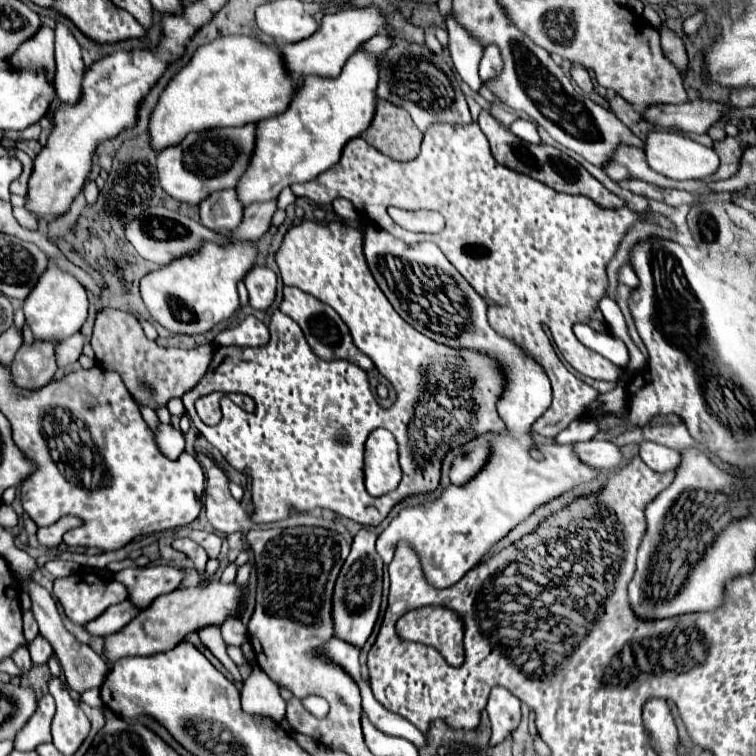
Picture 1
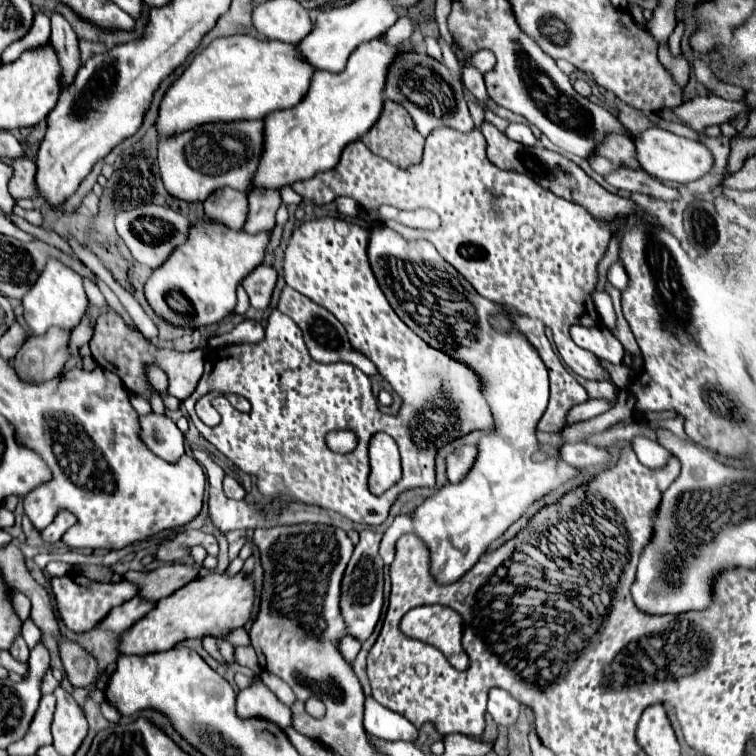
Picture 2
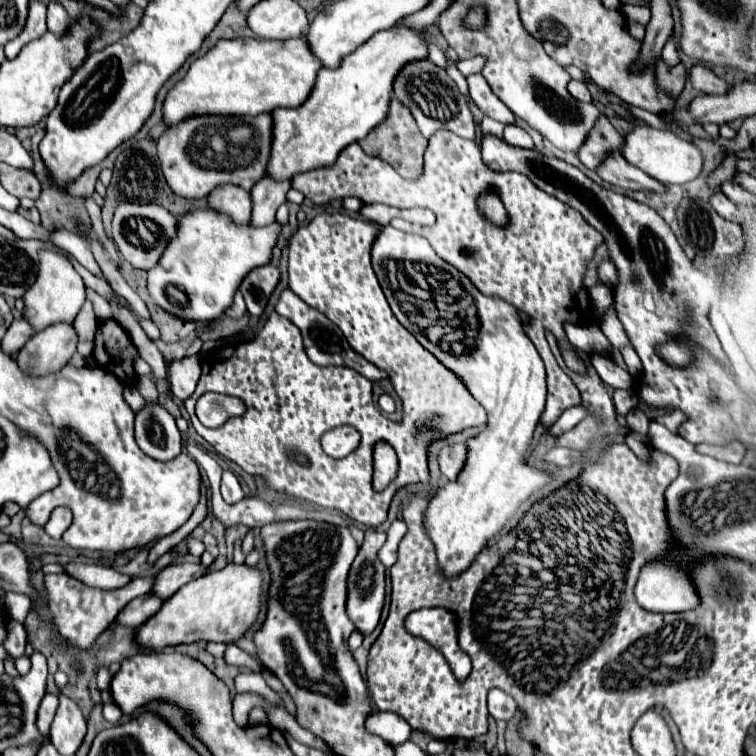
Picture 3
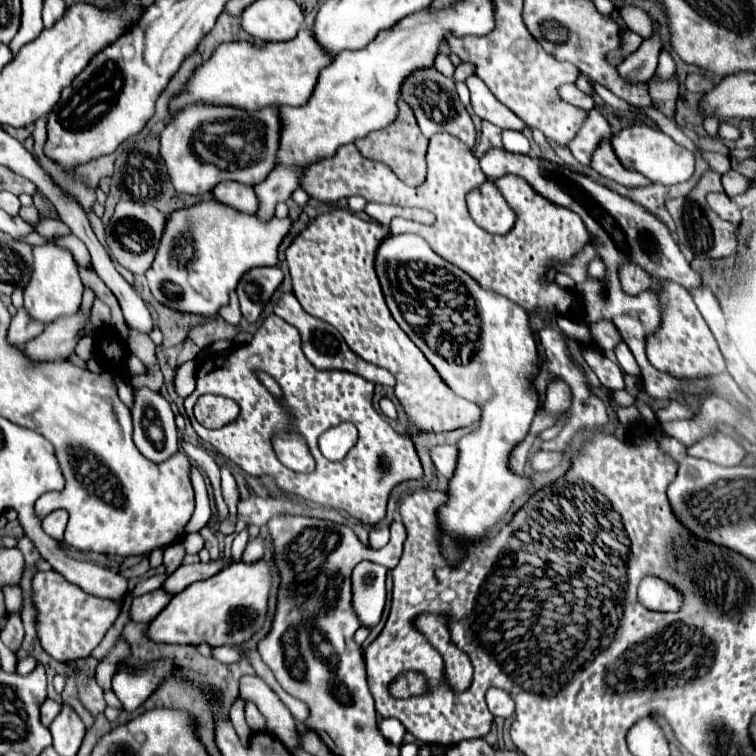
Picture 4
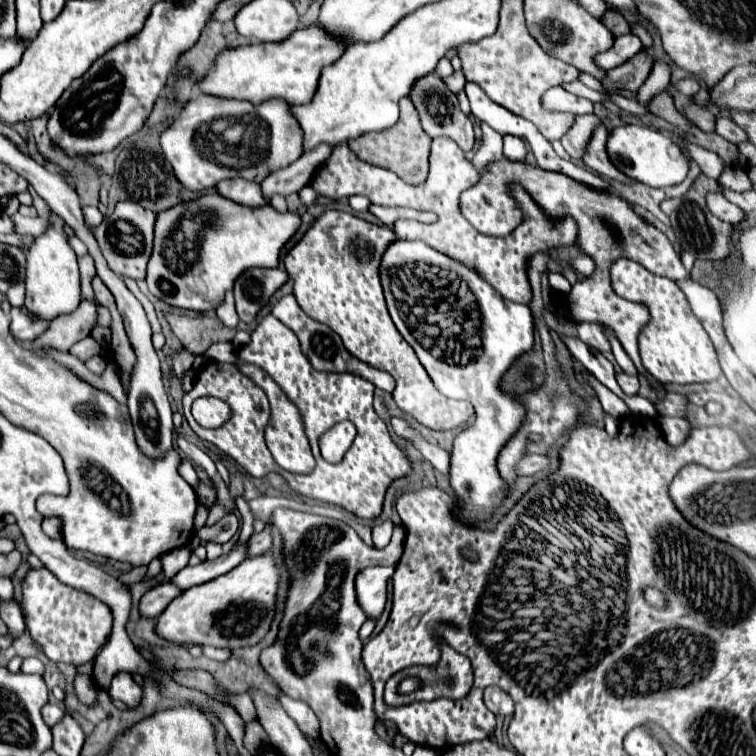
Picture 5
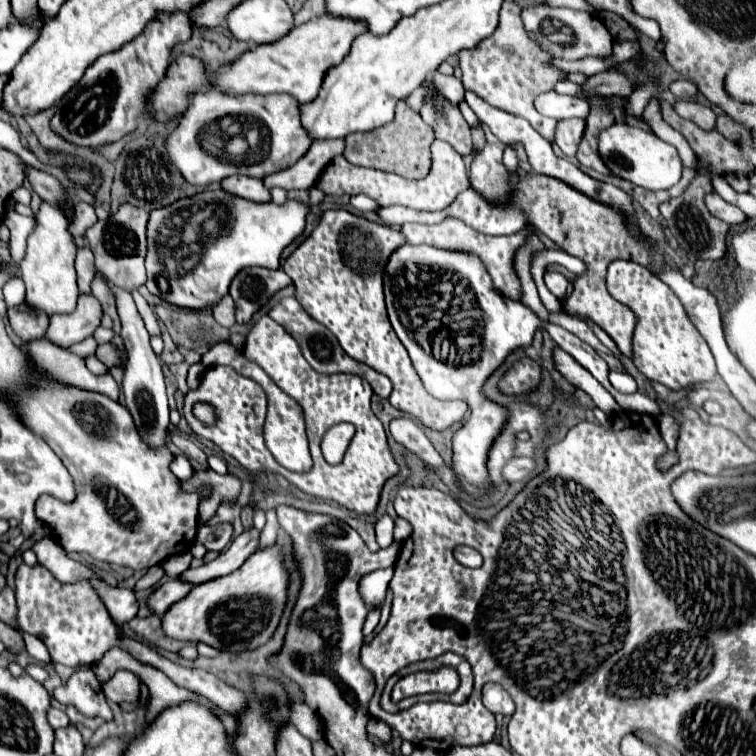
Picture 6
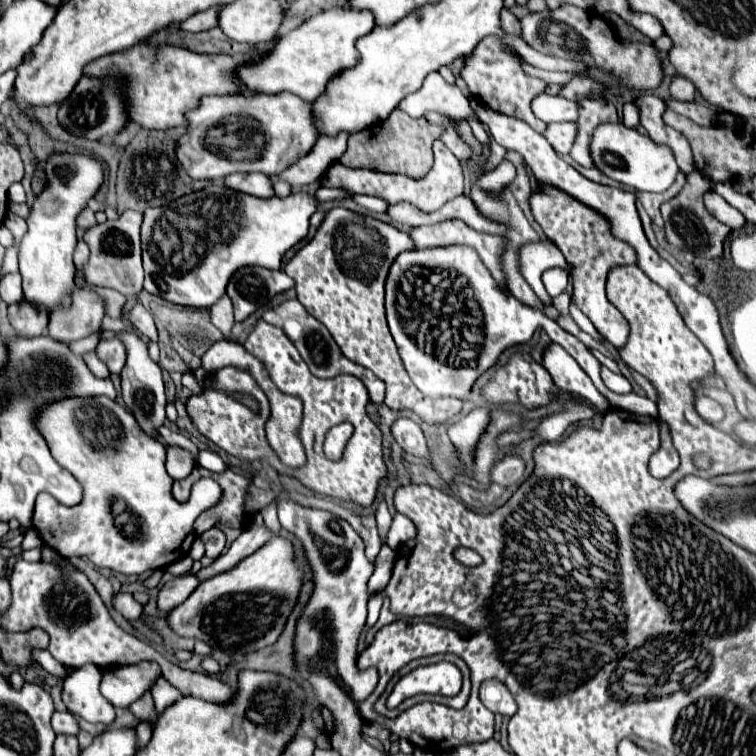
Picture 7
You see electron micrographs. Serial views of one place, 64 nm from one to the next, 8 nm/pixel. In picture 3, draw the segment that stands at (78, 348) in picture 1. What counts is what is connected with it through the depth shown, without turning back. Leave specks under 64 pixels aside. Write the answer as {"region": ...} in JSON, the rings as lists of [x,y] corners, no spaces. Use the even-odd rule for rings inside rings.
{"region":[[[86,300],[86,304],[82,306],[82,310],[78,312],[76,320],[74,320],[74,330],[76,330],[76,336],[80,342],[90,342],[94,340],[94,332],[96,332],[96,326],[98,326],[98,320],[94,316],[94,310],[92,310],[92,302]]]}

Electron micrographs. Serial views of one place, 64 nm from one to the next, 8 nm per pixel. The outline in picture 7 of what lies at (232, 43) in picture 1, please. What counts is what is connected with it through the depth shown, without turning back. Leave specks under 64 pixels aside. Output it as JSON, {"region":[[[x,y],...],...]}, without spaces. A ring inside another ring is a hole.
{"region":[[[332,8],[332,10],[326,10],[326,12],[314,14],[304,24],[300,24],[292,32],[288,32],[286,36],[282,36],[280,40],[276,40],[276,44],[274,44],[274,48],[270,52],[264,52],[264,54],[256,56],[252,62],[242,64],[240,68],[236,68],[236,76],[252,92],[262,92],[262,94],[292,92],[292,94],[300,96],[304,102],[314,102],[324,92],[328,80],[336,72],[340,72],[340,70],[350,68],[350,66],[356,64],[358,52],[354,48],[354,42],[360,36],[368,34],[372,28],[374,28],[374,16],[370,12],[356,12],[356,10],[348,10],[348,8]]]}

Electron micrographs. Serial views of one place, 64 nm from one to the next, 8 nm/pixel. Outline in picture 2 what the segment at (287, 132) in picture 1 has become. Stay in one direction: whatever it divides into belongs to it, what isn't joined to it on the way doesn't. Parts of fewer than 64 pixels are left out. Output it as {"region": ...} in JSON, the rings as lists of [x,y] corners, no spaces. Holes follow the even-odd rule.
{"region":[[[378,38],[364,42],[350,54],[340,74],[314,72],[306,96],[294,108],[268,114],[264,118],[264,150],[250,188],[282,188],[332,170],[344,146],[362,138],[380,116],[386,70],[400,50],[386,46]]]}

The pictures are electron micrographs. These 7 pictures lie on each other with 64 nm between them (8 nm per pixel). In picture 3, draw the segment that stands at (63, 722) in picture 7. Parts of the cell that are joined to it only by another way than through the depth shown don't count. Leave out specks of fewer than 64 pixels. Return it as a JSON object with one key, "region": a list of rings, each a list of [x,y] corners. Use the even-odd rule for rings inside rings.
{"region":[[[46,694],[42,698],[42,704],[38,708],[38,718],[36,718],[36,726],[42,734],[42,738],[50,738],[50,724],[52,724],[52,718],[54,718],[54,712],[58,708],[58,698],[54,694]]]}

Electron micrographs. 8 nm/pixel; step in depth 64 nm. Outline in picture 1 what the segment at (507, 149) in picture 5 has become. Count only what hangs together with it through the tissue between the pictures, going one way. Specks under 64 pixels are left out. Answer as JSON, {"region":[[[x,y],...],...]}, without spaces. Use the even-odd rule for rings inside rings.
{"region":[[[516,120],[510,130],[514,134],[518,134],[518,138],[526,140],[526,142],[534,142],[534,144],[540,144],[540,134],[538,134],[538,128],[532,120]]]}

